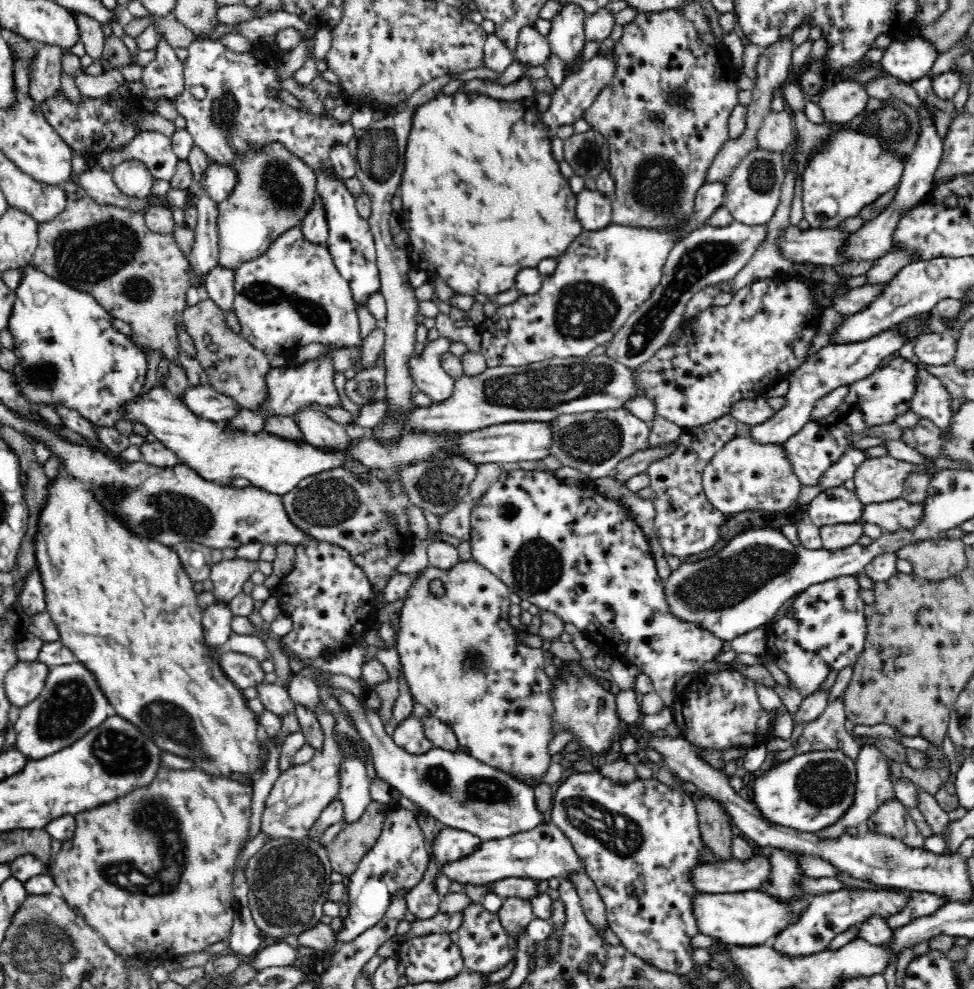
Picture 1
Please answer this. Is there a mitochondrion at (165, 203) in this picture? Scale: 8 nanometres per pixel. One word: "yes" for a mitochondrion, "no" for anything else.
no

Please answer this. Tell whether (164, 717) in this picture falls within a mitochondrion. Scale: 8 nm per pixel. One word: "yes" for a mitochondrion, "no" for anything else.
yes

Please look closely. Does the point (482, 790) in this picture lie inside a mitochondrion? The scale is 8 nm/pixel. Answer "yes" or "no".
yes

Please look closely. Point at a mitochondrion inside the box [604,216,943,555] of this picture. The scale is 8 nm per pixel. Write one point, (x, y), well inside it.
(700, 260)

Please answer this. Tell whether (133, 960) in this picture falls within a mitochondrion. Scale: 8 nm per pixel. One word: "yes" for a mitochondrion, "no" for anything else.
no

